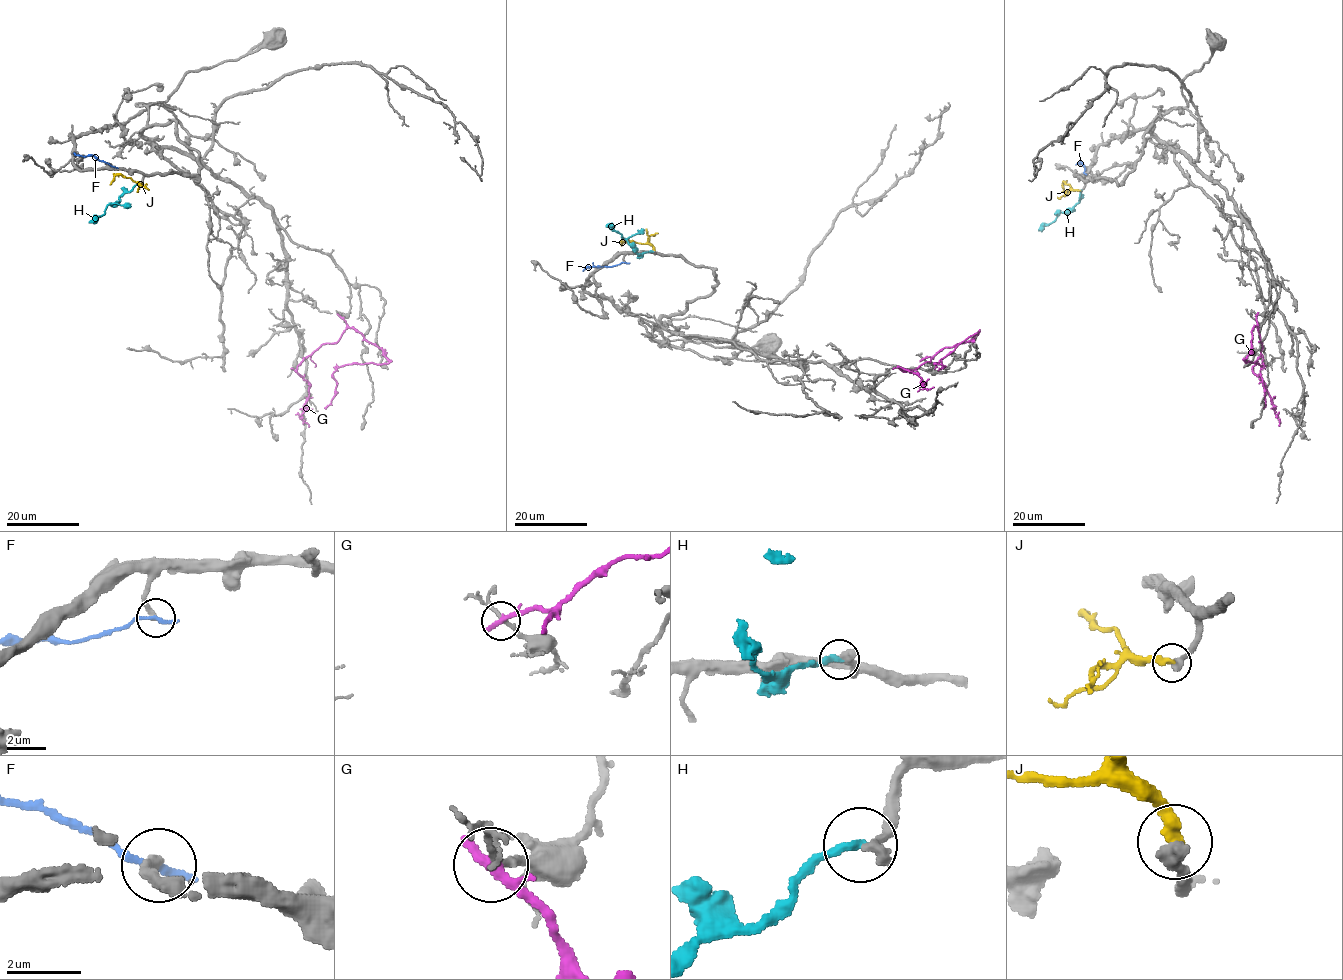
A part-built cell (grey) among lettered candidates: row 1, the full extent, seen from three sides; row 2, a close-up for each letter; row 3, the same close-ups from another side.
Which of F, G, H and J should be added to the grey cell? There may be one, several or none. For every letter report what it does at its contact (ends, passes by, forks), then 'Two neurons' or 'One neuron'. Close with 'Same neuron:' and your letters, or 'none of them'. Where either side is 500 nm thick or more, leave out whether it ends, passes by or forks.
F: It ends there. Two neurons
G: It ends there. Two neurons
H: It ends there. One neuron
J: It ends there. Two neurons
Same neuron: H

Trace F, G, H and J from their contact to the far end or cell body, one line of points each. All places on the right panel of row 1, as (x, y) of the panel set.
F: (1085, 173), (1082, 163), (1078, 164), (1081, 160)
G: (1257, 314), (1257, 323), (1251, 332), (1252, 345), (1245, 360), (1260, 365), (1265, 405), (1263, 408)
H: (1081, 190), (1078, 202), (1073, 207), (1065, 213), (1058, 212), (1054, 221), (1038, 230)
J: (1080, 191), (1064, 182), (1061, 191)

